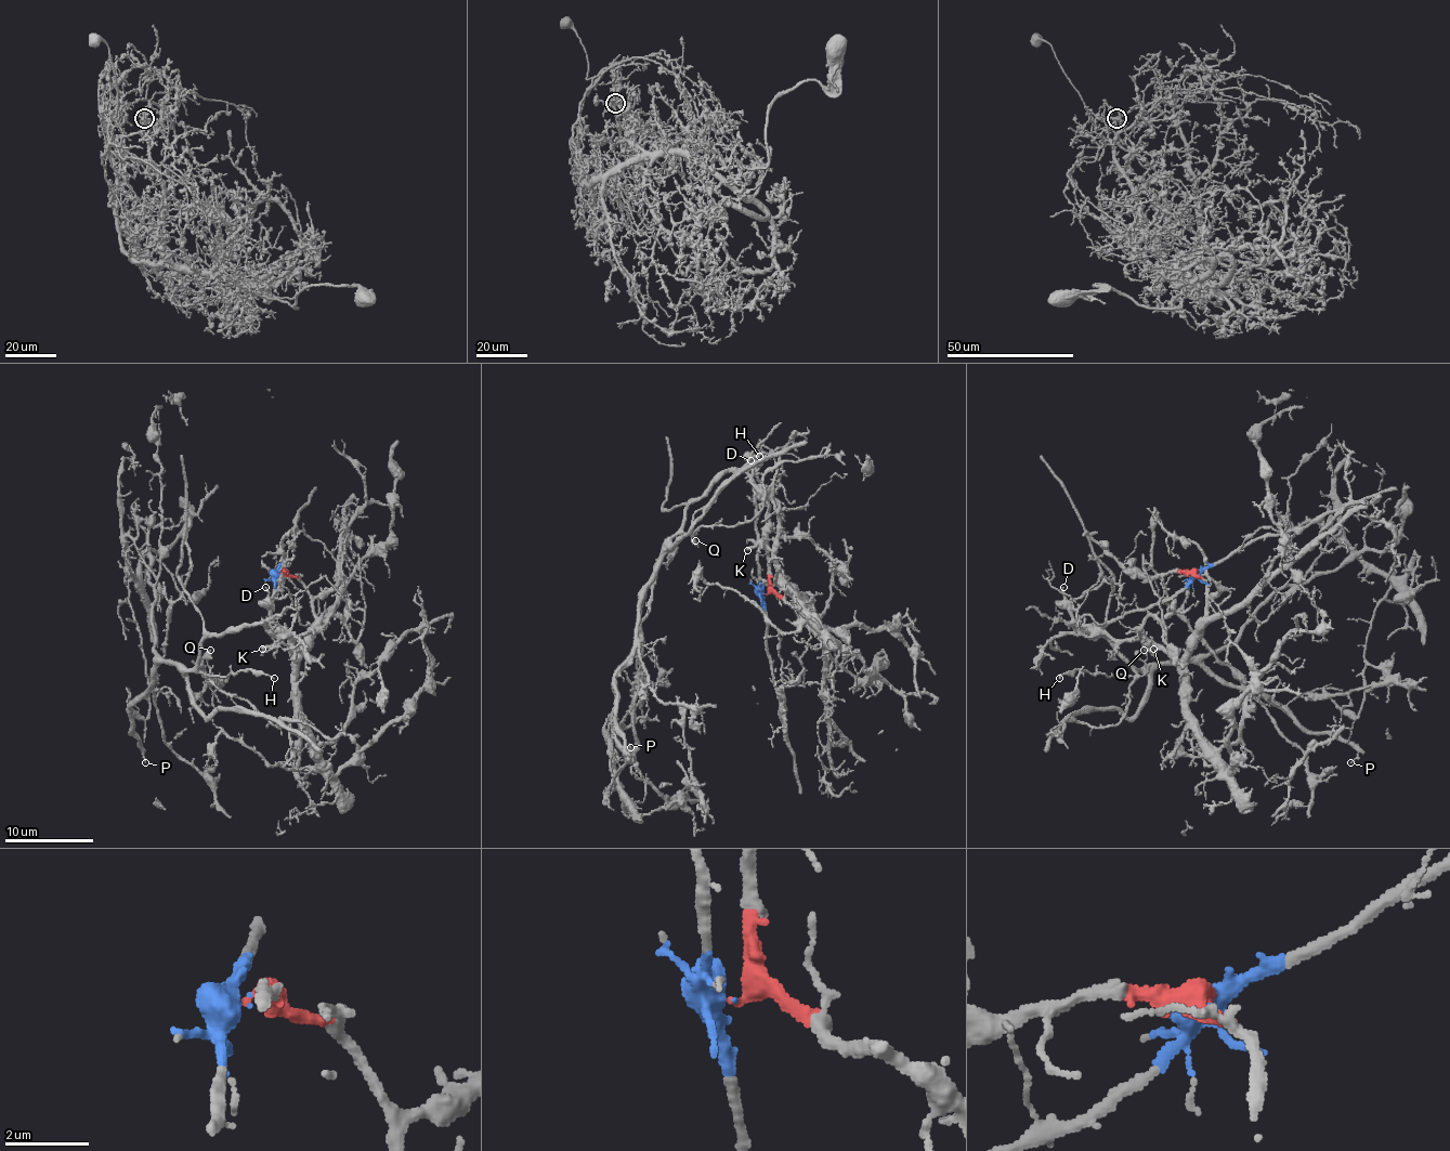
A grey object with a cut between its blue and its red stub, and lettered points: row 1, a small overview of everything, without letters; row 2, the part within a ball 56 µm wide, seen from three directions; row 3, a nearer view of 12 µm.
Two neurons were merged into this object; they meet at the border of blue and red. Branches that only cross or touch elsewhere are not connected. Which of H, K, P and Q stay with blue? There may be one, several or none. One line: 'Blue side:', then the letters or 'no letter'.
Blue side: H, P, Q

